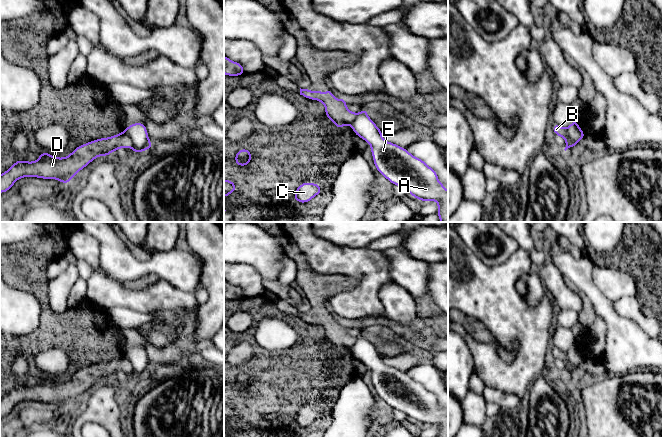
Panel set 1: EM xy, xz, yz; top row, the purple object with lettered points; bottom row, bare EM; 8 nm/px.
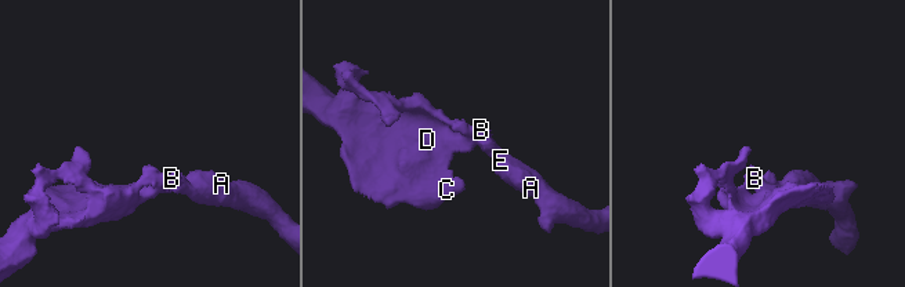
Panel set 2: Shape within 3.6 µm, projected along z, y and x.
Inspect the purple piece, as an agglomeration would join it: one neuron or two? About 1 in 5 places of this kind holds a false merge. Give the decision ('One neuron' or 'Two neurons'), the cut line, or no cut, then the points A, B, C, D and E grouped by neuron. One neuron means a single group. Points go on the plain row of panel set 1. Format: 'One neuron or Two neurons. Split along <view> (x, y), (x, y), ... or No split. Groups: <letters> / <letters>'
Two neurons. Split along xy (124, 354), (130, 363), (132, 371). Groups: A E / B C D

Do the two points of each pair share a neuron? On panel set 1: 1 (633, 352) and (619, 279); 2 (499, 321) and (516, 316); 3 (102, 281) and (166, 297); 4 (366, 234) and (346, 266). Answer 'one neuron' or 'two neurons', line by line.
1: two neurons
2: one neuron
3: one neuron
4: two neurons

